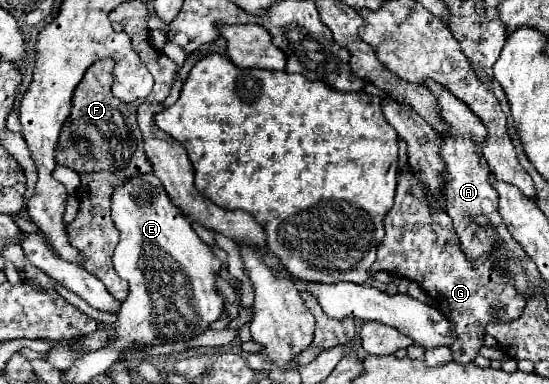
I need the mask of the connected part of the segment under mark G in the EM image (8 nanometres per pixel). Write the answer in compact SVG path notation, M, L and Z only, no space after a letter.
M410 171L400 173L398 175L398 189L396 189L396 199L394 199L394 207L388 211L388 215L384 217L384 229L386 229L386 237L384 241L378 245L378 259L372 265L372 273L376 271L386 271L392 273L396 277L404 275L410 281L416 281L434 301L438 301L438 305L442 307L440 311L448 317L448 321L452 323L454 331L458 333L458 341L450 347L454 353L454 361L456 363L470 363L480 347L484 345L484 327L488 325L488 321L512 321L516 317L520 317L520 313L524 311L526 303L522 297L518 297L516 289L508 283L506 277L502 277L494 265L488 265L488 261L478 261L476 265L466 261L466 255L460 249L460 239L456 237L456 231L452 227L452 219L446 217L444 209L434 209L436 203L432 201L432 197L428 197L428 191L424 191L420 187L420 183L414 179L414 175Z

